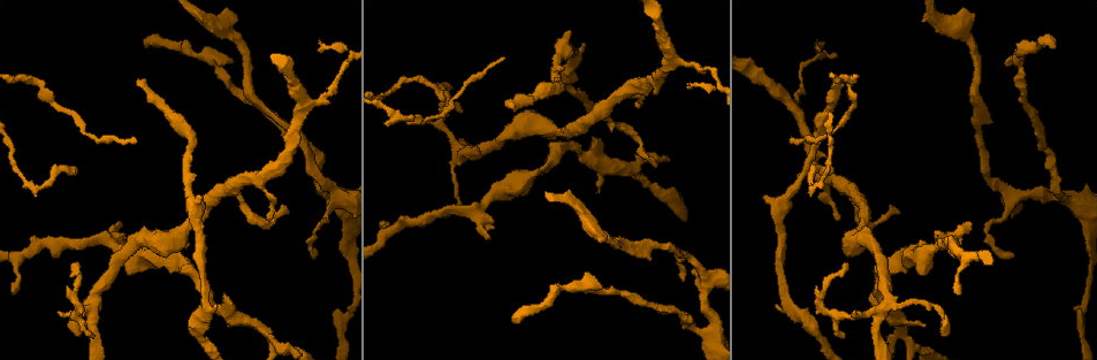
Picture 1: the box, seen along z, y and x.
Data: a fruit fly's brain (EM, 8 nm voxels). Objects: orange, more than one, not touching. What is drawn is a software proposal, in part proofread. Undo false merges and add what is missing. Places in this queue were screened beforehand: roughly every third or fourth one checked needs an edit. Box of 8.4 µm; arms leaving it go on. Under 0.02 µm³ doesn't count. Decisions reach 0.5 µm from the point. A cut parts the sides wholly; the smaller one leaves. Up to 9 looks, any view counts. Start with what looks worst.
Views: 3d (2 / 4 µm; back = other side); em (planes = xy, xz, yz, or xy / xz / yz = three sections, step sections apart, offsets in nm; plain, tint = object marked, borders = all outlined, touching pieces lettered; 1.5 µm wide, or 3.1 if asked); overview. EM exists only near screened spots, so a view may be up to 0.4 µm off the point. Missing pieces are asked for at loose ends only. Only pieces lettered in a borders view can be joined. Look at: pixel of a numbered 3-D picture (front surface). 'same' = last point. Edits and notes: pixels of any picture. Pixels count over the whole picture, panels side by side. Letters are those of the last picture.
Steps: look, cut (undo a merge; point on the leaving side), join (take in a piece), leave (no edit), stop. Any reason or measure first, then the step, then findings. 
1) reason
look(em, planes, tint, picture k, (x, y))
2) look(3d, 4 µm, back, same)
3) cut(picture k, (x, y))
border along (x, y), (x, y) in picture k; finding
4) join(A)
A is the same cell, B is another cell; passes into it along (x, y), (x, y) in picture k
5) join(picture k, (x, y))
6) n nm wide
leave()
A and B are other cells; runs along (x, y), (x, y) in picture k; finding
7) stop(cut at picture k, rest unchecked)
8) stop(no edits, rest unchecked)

end of a long branch
look(3d, 4 µm, picture 1, (512, 321))

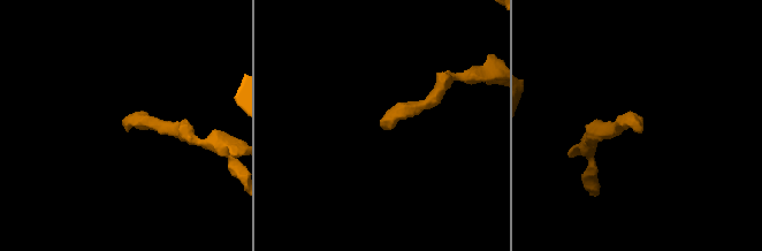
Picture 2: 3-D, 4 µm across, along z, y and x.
now the EM
look(em, yz, step 8, borders, picture 2, (126, 129))

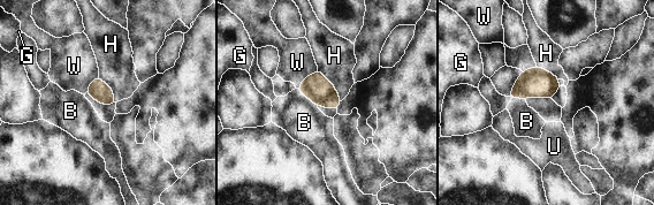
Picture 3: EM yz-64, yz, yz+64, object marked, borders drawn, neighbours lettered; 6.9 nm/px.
130 nm wide
leave()
B, G, H, U and W are other cells; border along (297, 89), (317, 106) in picture 3; no lettered piece goes on from it

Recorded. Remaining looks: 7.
an open end
look(3d, 4 µm, picture 1, (134, 136))

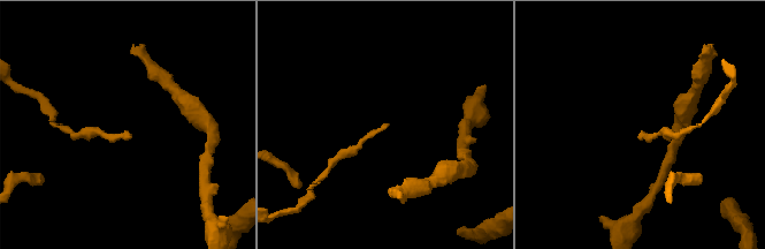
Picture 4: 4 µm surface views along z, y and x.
look(em, planes, borders, picture 4, (640, 135))

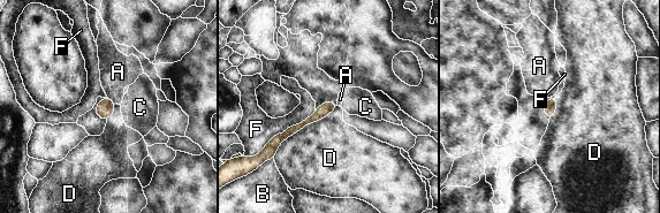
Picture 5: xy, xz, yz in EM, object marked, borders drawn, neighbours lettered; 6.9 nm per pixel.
80 nm wide
leave()
A, B, C, D and F are other cells; border along (338, 106), (288, 136), (273, 158) in picture 5; no lettered piece goes on from it

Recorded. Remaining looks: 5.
thin end
look(3d, 4 µm, picture 1, (637, 107))

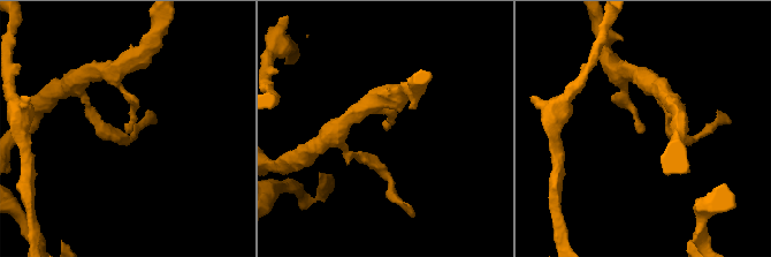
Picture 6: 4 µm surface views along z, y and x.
need the tissue
look(em, planes, borders, picture 6, (126, 131))

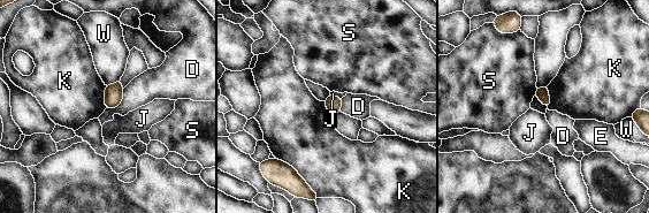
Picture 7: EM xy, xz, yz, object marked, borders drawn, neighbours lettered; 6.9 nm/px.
leave()
D, E, J, K, S and W are other cells; border along (275, 157), (289, 164), (306, 182) in picture 7; none of them fits

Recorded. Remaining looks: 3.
sharp bend
look(3d, 2 µm, picture 1, (447, 88))

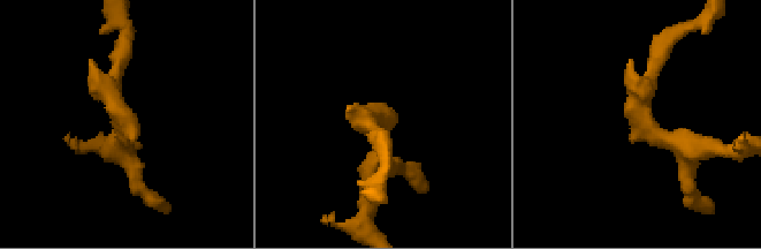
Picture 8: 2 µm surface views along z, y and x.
look(em, planes, borders, picture 8, (378, 121))

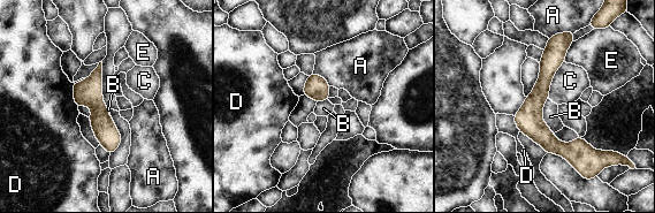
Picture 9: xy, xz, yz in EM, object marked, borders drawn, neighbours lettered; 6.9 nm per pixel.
160 nm wide
leave()
A, B, C, D and E are other cells; runs along (551, 50), (535, 127), (579, 168) in picture 9; all the same cell

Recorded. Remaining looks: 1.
stop(no edits, rest unchecked)

